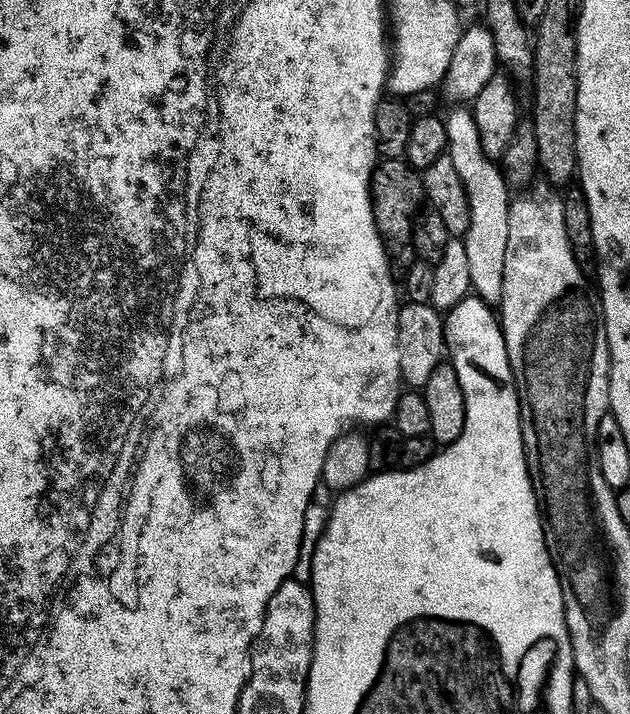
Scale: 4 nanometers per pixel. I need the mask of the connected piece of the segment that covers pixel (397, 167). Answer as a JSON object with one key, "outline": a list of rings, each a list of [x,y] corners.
{"outline":[[[403,159],[400,160],[388,160],[385,164],[383,161],[373,171],[370,191],[372,217],[376,223],[377,232],[384,240],[384,250],[388,253],[389,261],[393,269],[406,270],[414,263],[413,233],[417,227],[416,207],[422,204],[424,190],[421,184],[421,173]]]}

